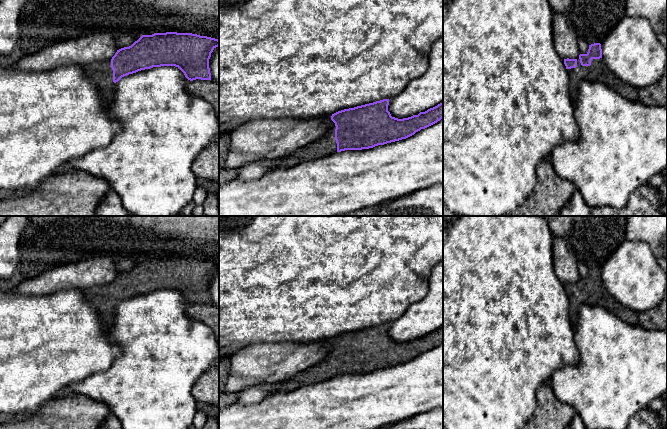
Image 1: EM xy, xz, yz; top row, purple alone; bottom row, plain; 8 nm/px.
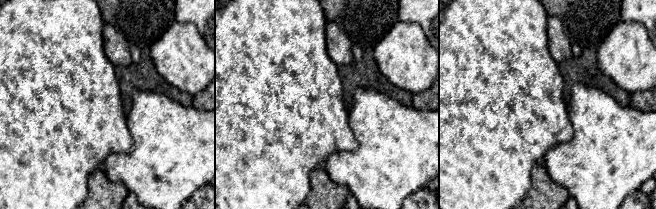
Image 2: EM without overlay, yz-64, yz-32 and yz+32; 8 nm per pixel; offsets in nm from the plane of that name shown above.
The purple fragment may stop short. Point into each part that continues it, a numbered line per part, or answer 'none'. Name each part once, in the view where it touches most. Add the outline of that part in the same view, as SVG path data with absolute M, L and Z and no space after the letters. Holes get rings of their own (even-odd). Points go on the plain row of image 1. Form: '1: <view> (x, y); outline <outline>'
1: yz (598, 295); outline M579 281L577 291L567 293L569 299L569 314L573 322L577 320L578 309L581 305L588 304L592 306L601 306L604 309L614 313L624 322L631 325L637 325L638 313L622 305L605 288L602 282L592 283L590 290L582 290Z

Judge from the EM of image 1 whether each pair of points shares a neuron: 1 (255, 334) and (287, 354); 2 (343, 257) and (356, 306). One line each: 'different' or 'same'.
1: different
2: same

